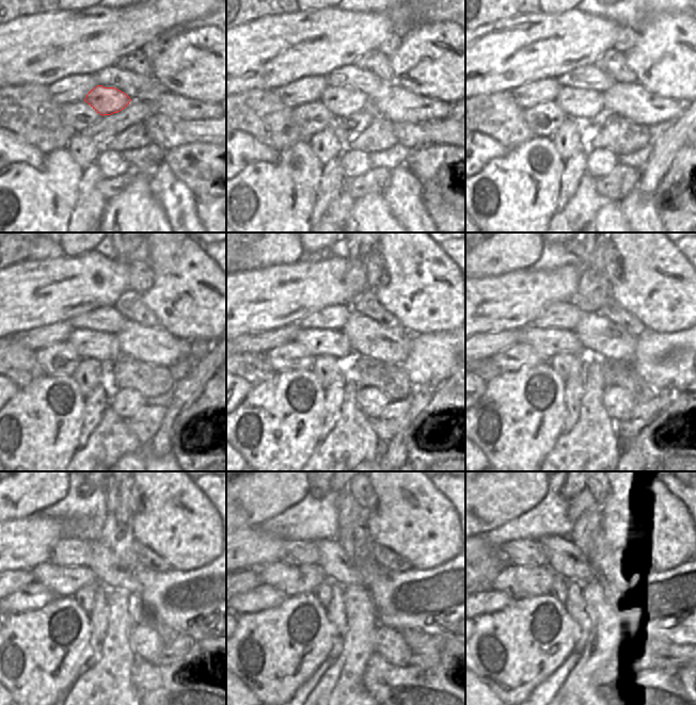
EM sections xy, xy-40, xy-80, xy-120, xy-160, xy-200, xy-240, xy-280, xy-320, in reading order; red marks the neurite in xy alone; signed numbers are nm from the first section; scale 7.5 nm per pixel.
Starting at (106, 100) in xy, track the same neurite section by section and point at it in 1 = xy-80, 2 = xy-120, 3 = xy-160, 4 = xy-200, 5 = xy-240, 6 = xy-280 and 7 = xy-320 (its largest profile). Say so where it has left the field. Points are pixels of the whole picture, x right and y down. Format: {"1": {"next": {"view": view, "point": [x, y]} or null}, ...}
{"1": {"next": {"view": "xy-80", "point": [580, 105]}}, "2": {"next": {"view": "xy-120", "point": [104, 347]}}, "3": {"next": {"view": "xy-160", "point": [318, 342]}}, "4": {"next": {"view": "xy-200", "point": [548, 342]}}, "5": {"next": {"view": "xy-240", "point": [62, 581]}}, "6": {"next": {"view": "xy-280", "point": [293, 580]}}, "7": {"next": {"view": "xy-320", "point": [518, 581]}}}

